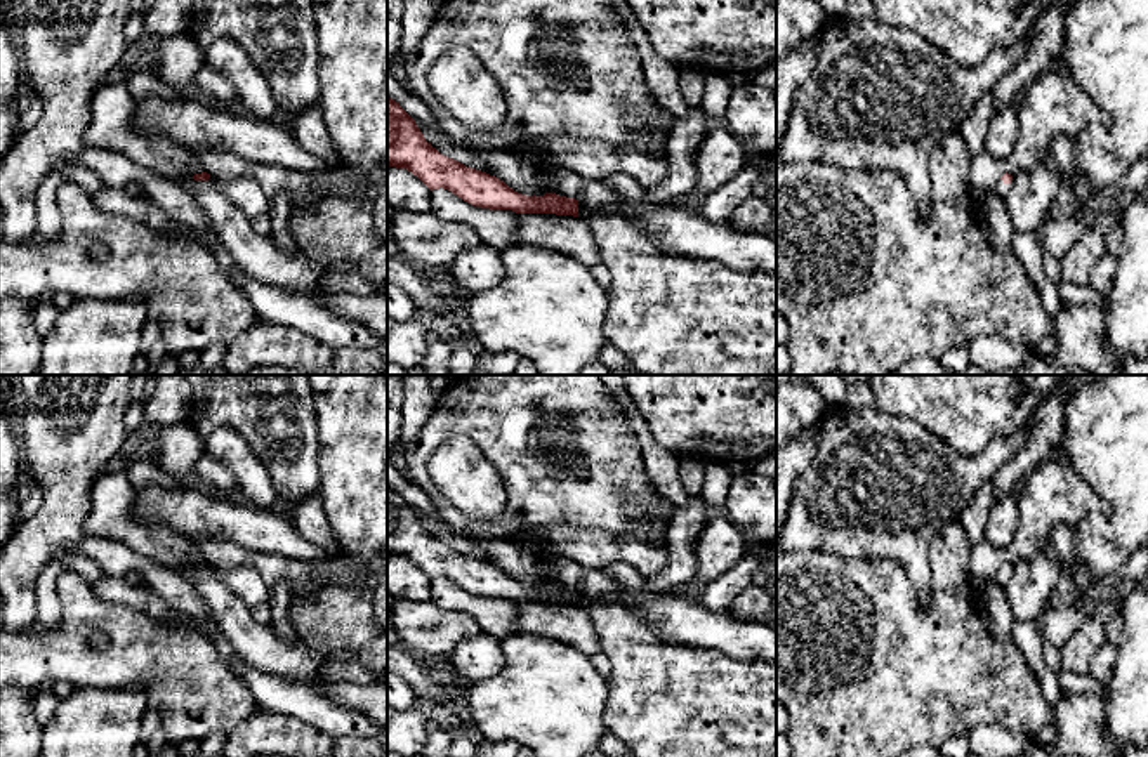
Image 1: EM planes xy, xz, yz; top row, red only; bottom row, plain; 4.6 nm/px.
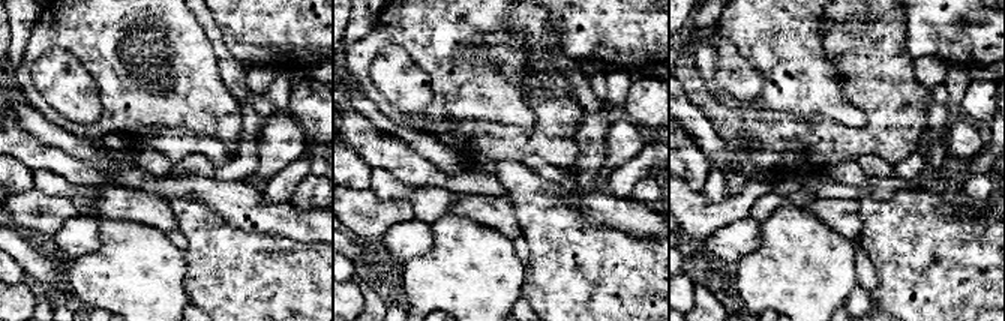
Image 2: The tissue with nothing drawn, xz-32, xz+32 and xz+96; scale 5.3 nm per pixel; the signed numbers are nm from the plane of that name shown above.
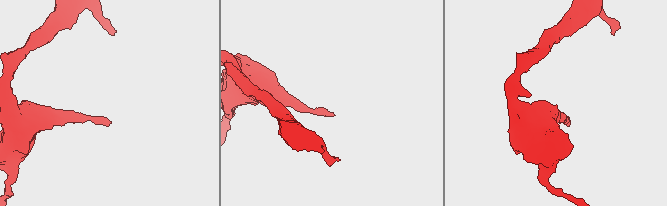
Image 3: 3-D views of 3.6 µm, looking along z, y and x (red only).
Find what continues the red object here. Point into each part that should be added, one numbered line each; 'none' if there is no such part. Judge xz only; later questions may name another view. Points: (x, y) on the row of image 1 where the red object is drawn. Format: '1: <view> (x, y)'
none

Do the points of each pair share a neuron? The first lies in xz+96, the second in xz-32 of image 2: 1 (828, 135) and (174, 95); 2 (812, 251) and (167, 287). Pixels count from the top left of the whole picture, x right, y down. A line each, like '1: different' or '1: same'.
1: different
2: same

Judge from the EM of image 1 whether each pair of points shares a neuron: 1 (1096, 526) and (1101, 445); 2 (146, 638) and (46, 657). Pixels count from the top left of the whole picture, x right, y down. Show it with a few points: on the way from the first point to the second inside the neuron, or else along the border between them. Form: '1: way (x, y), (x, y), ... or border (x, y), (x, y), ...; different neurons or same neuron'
1: way (1117, 516), (1117, 469); same neuron
2: way (122, 646), (96, 646), (91, 651), (70, 653); same neuron

